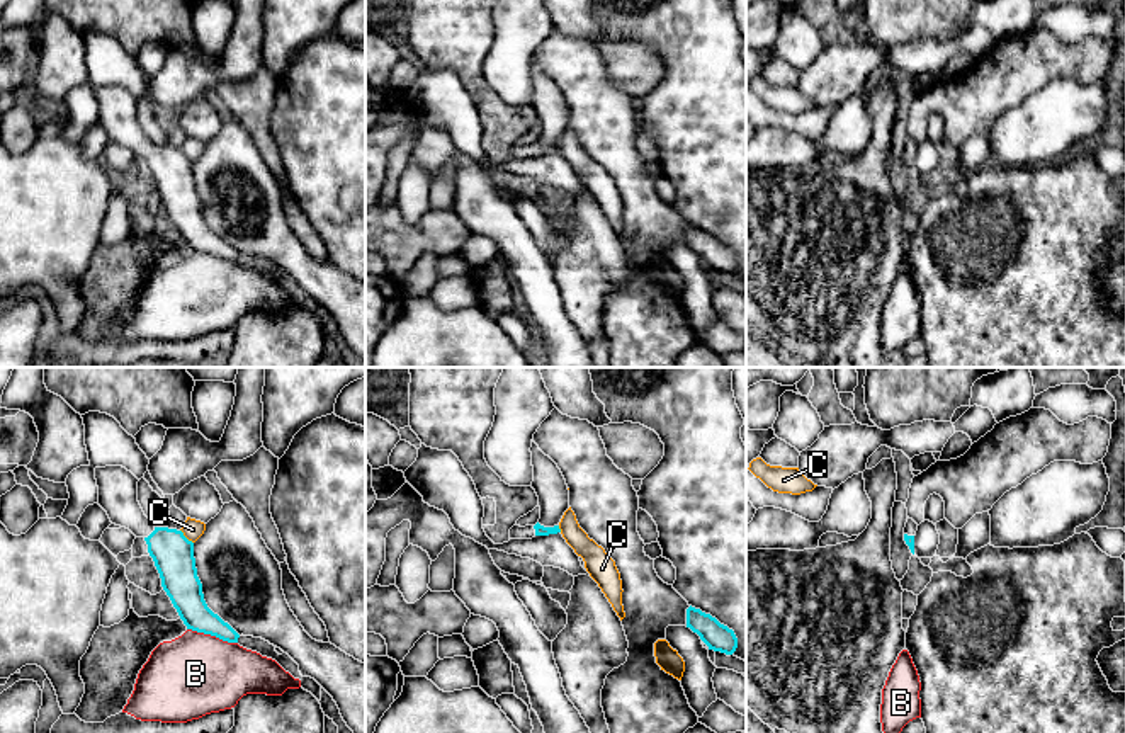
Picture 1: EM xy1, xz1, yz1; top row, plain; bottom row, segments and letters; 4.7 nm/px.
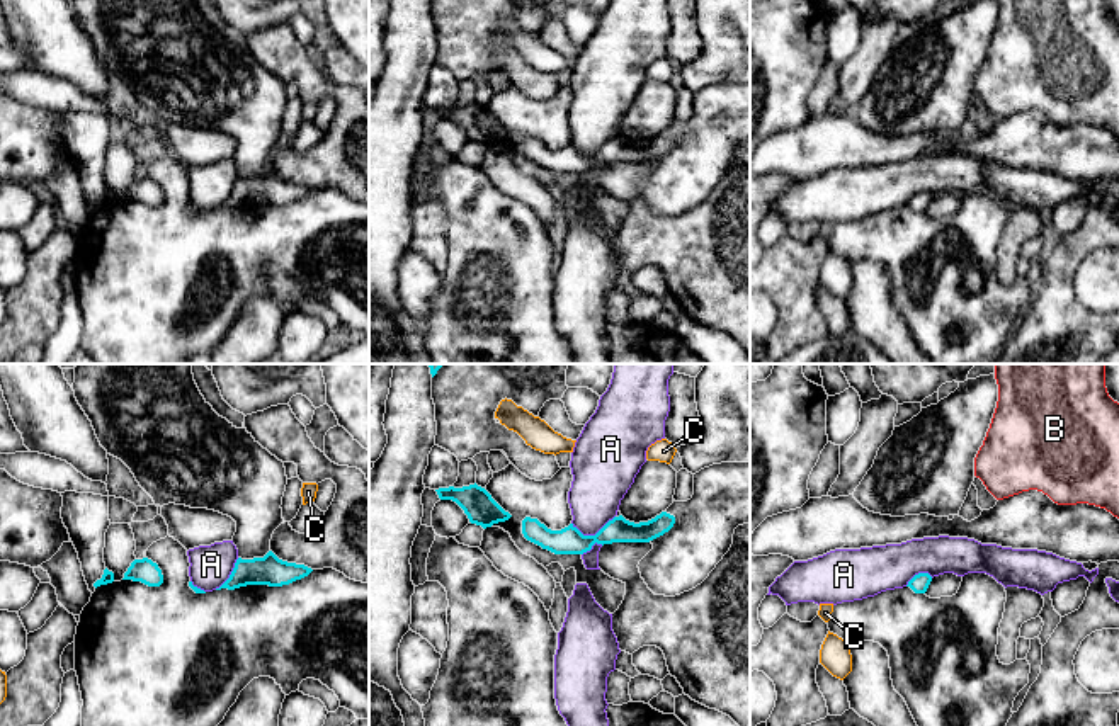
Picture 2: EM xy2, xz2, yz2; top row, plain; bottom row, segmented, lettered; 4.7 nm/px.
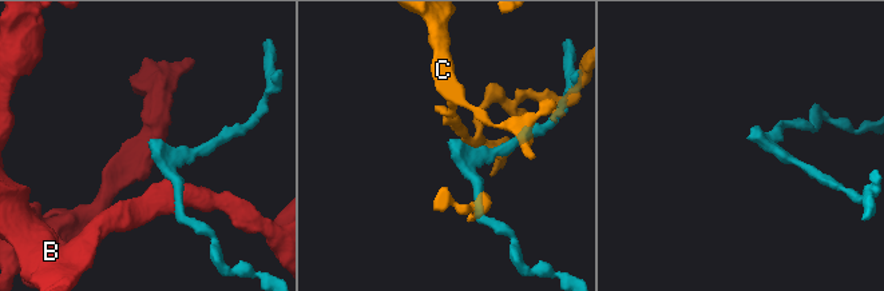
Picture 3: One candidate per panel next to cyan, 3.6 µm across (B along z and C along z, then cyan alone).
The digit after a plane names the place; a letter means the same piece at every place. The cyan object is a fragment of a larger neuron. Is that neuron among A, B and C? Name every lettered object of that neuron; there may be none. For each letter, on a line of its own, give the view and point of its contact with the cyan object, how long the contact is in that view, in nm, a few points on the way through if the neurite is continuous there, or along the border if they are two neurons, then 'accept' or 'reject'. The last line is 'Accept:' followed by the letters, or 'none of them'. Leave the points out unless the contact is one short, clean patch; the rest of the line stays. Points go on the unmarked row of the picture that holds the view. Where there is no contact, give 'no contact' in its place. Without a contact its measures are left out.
A: xz2 (592, 155) | 220 nm | along xz2 (614, 135), (594, 153), (582, 153), (572, 145) | reject
B: xy1 (213, 254) | 260 nm | along xy1 (187, 247), (237, 262) | reject
C: xy1 (184, 155) | 90 nm | reject
Accept: none of them

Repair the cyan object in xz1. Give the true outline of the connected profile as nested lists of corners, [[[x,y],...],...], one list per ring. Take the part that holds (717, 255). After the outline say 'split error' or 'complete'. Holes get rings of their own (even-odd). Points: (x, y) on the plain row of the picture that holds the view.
[[[692,224],[687,228],[687,247],[697,252],[709,269],[732,274],[738,267],[738,257],[732,248]]] | complete

